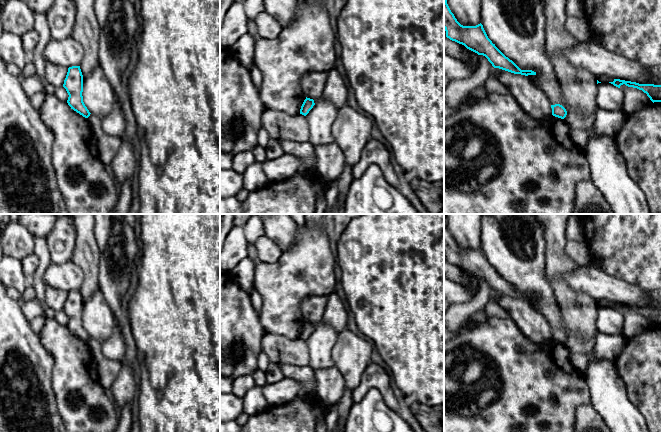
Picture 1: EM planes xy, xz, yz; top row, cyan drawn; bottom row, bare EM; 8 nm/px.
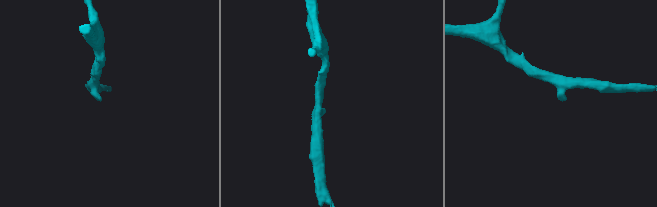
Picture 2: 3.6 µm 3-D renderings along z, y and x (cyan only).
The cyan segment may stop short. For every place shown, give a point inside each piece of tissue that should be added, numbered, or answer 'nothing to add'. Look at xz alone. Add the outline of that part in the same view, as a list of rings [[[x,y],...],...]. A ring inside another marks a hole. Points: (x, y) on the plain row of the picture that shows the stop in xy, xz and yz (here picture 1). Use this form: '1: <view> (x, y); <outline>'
nothing to add

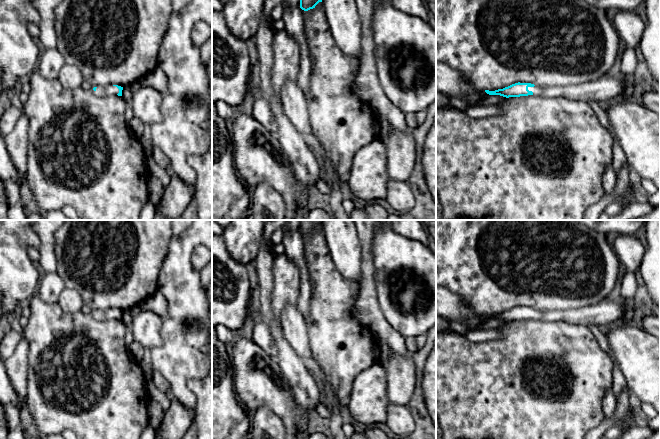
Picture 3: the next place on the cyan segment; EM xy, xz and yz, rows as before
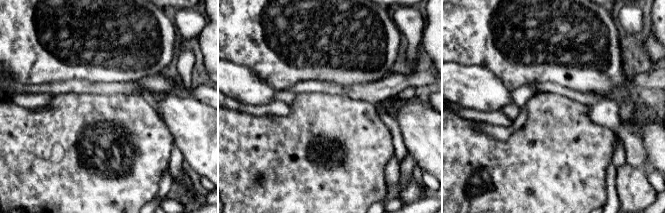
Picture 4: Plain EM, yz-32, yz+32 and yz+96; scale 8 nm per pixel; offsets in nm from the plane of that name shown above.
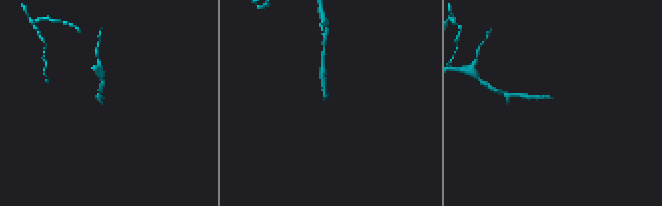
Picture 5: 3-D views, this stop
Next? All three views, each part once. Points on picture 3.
1: yz (606, 312); [[[609,300],[578,309],[557,311],[528,311],[534,319],[542,321],[563,321],[569,324],[580,324],[586,327],[606,327],[611,323],[619,322],[627,310],[625,304]]]

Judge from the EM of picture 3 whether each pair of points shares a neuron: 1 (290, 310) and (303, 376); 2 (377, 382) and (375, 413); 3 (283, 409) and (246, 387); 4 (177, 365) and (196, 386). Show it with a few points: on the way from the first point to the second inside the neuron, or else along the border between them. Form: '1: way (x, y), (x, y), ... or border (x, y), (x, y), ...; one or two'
1: border (285, 337), (286, 341), (309, 370); two
2: way (375, 390), (375, 405); one
3: way (274, 400), (261, 387), (255, 387); one
4: border (201, 378), (192, 378), (188, 382), (196, 402); two

